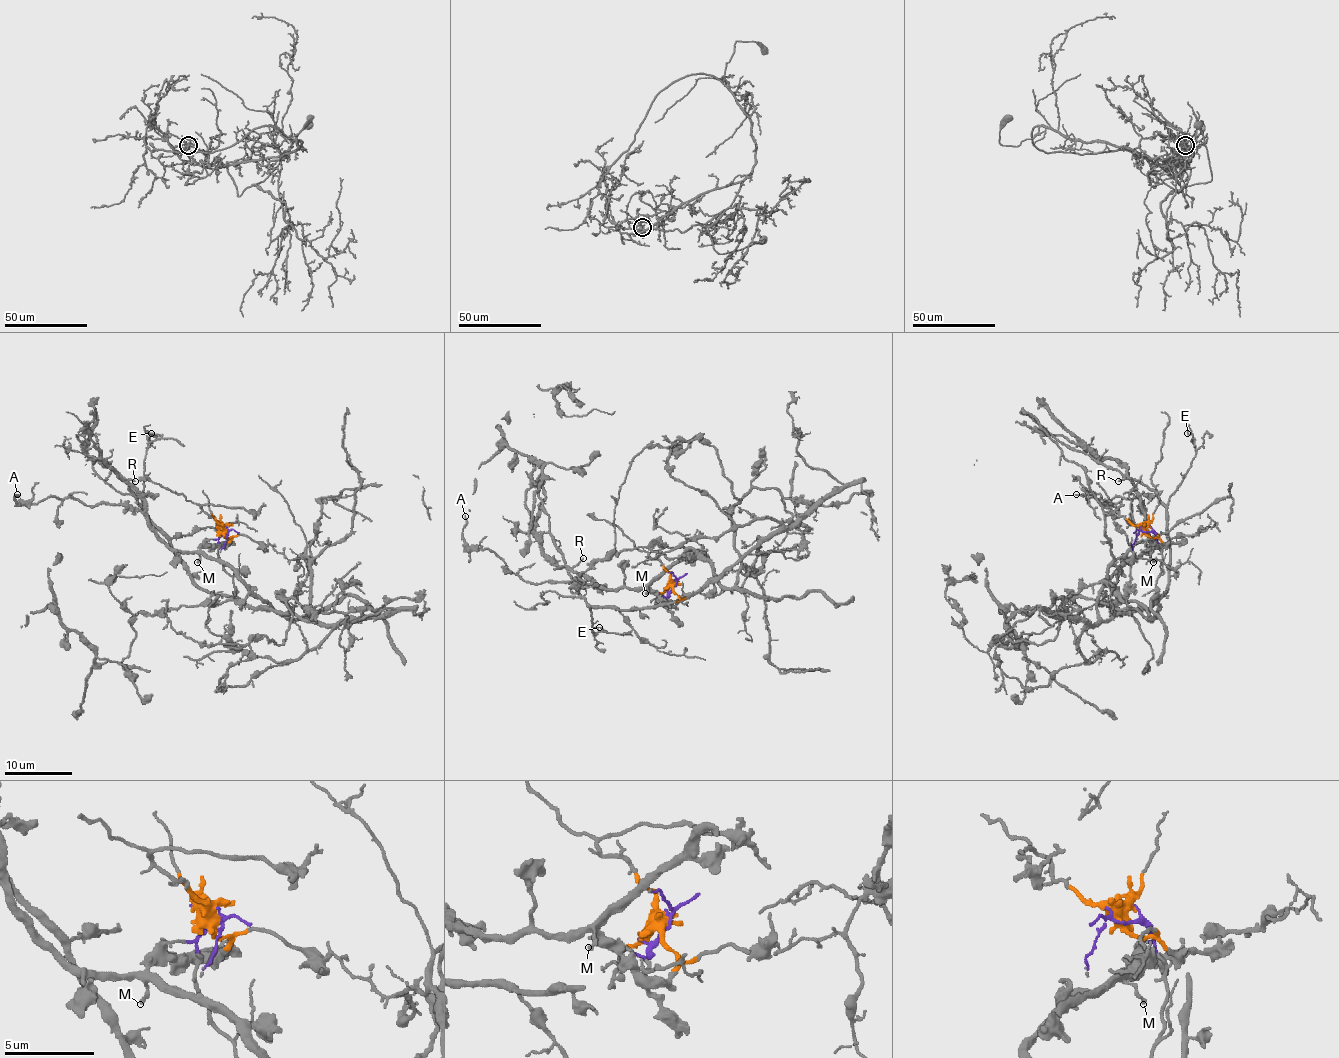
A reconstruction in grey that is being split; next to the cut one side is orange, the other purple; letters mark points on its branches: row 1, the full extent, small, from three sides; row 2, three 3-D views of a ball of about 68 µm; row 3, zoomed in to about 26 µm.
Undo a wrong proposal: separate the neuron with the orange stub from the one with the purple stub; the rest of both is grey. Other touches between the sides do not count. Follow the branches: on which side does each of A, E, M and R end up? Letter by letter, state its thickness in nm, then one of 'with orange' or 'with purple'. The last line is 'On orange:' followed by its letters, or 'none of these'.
A: 200 nm thick; with orange
E: 130 nm thick; with purple
M: 200 nm thick; with orange
R: 150 nm thick; with orange
On orange: A, M, R

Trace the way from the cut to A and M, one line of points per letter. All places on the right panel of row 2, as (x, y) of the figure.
A: (1143, 531), (1165, 544), (1153, 544), (1148, 551), (1144, 509), (1134, 497), (1102, 504), (1075, 494)
M: (1143, 531), (1165, 544), (1155, 544), (1148, 549), (1153, 563)

